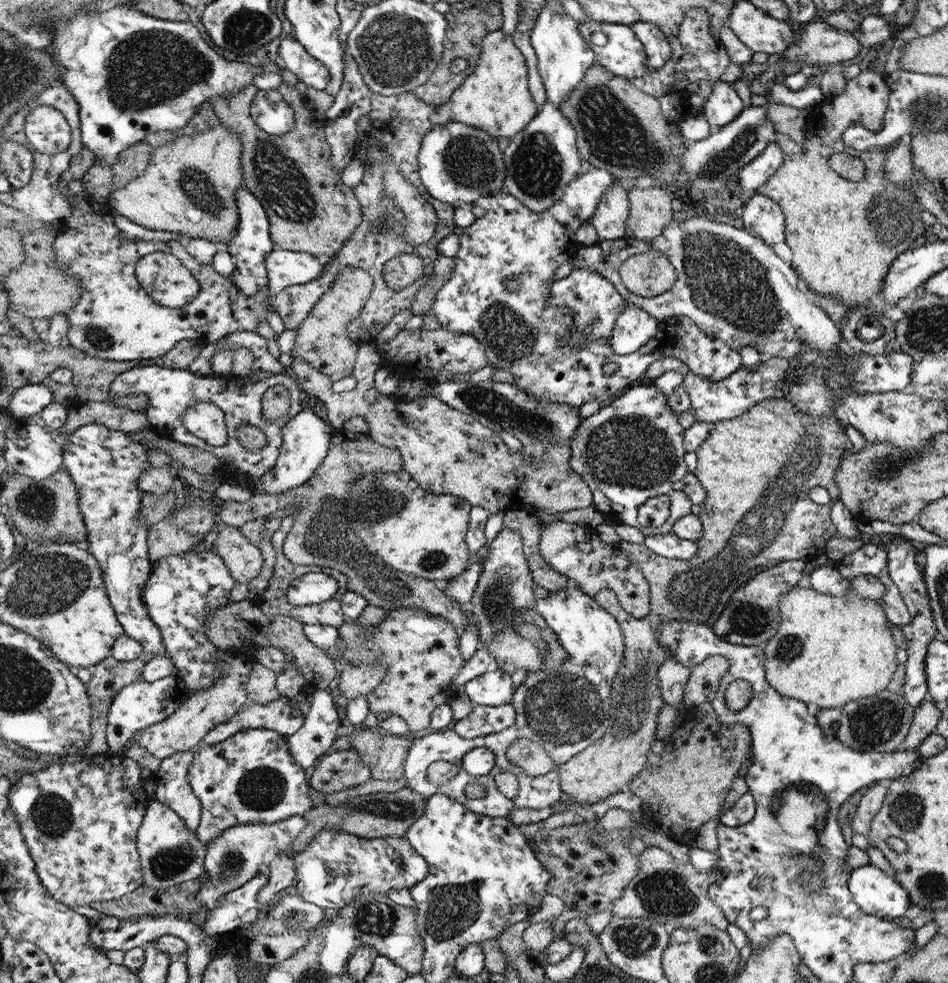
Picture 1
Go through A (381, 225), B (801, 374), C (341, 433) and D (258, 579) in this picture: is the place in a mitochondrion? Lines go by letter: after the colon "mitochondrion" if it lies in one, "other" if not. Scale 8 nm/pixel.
A: mitochondrion
B: mitochondrion
C: other
D: other

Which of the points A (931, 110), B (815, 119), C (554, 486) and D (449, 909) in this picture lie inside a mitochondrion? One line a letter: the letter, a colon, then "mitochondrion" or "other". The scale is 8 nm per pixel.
A: mitochondrion
B: other
C: other
D: mitochondrion

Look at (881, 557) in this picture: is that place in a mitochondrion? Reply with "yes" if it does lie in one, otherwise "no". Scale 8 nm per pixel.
no

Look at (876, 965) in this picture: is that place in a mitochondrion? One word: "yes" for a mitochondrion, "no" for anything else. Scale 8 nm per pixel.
no

